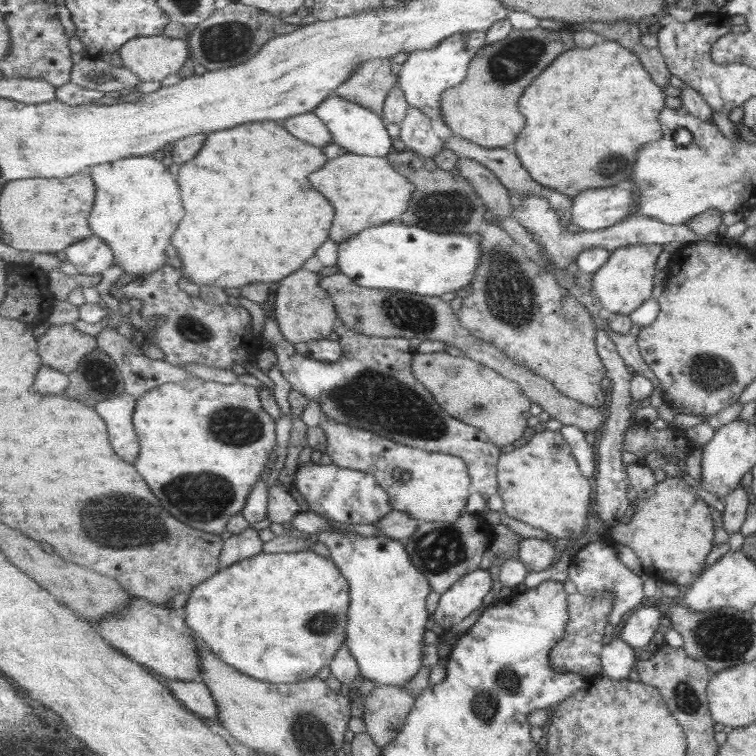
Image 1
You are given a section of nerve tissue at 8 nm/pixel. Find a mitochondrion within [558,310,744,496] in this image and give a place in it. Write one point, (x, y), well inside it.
(711, 374)

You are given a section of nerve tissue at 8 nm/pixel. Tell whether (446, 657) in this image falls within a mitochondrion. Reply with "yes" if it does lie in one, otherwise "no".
no

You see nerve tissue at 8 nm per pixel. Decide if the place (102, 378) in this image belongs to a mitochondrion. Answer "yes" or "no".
yes

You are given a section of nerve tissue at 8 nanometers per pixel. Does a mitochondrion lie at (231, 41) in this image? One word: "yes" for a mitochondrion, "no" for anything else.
yes

